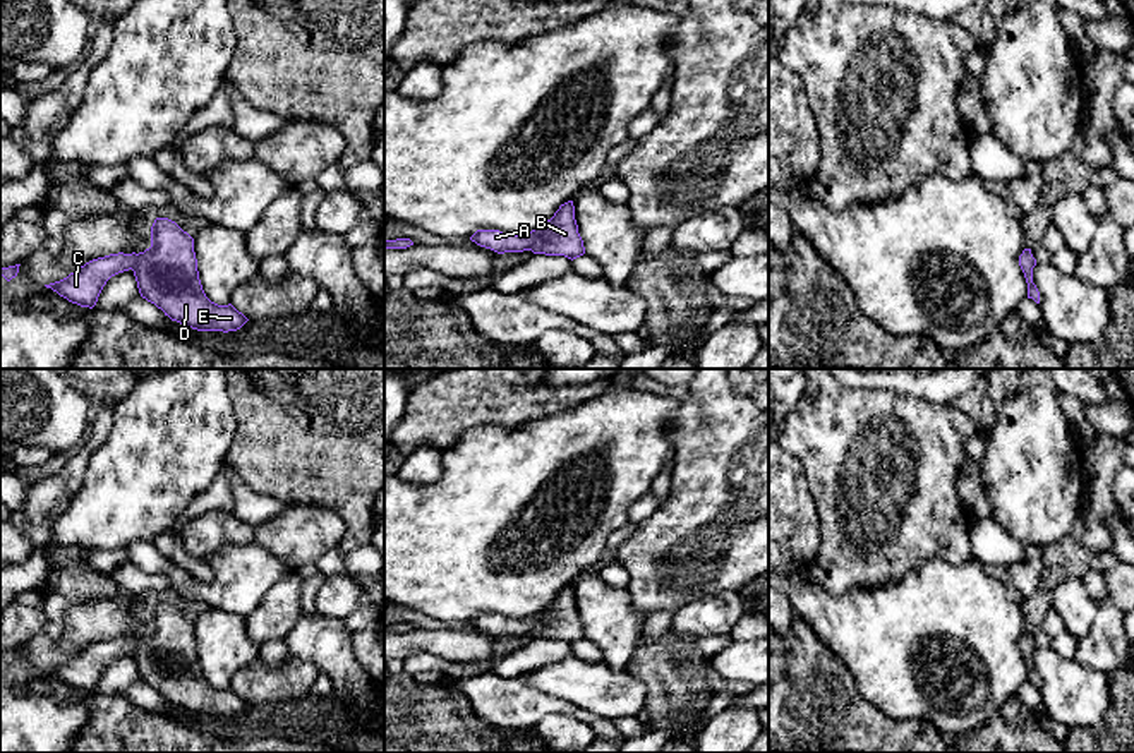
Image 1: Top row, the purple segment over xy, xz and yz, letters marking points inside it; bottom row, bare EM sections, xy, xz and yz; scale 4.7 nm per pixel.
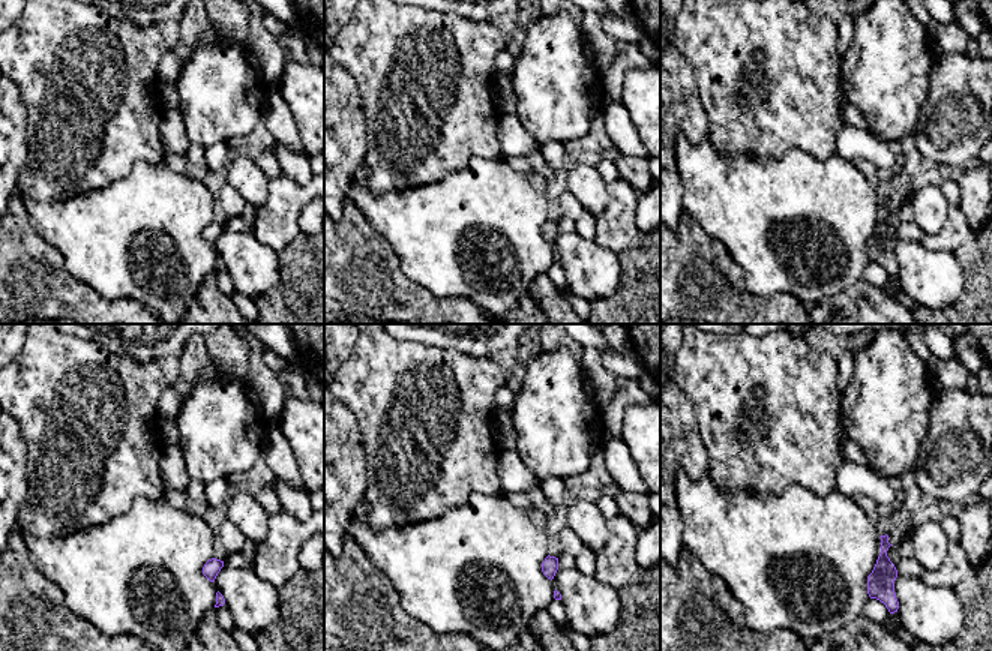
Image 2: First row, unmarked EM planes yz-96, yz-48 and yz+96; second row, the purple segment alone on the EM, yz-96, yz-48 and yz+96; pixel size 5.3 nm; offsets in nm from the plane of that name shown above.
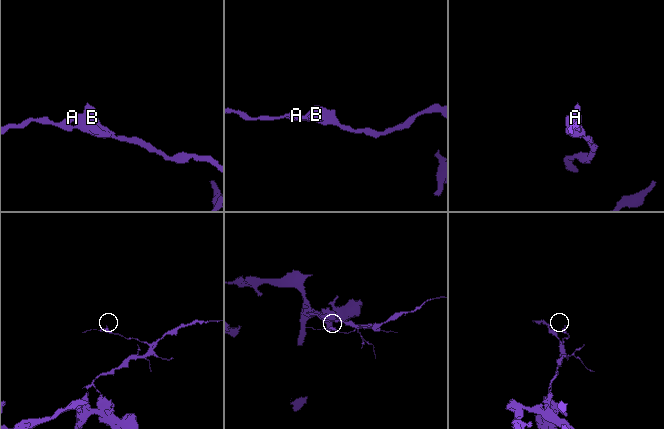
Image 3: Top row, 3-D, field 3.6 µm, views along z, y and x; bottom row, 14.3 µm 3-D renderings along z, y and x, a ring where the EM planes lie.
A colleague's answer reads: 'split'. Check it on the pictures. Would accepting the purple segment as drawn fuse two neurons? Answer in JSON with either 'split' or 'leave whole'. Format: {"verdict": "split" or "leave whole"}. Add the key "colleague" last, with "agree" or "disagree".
{"verdict": "leave whole", "colleague": "disagree"}

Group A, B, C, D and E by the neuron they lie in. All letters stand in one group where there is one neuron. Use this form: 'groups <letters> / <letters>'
groups A B C D E

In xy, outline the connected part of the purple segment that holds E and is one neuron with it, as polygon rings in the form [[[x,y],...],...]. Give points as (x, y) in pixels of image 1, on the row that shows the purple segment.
[[[168,218],[154,220],[151,247],[144,252],[93,259],[67,278],[45,286],[72,304],[93,309],[106,281],[129,269],[134,271],[141,297],[187,328],[228,333],[249,321],[232,304],[218,305],[206,297],[194,238]]]

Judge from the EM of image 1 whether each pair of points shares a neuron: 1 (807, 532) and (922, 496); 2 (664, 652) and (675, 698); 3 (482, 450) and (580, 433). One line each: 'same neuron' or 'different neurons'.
1: different neurons
2: same neuron
3: same neuron

